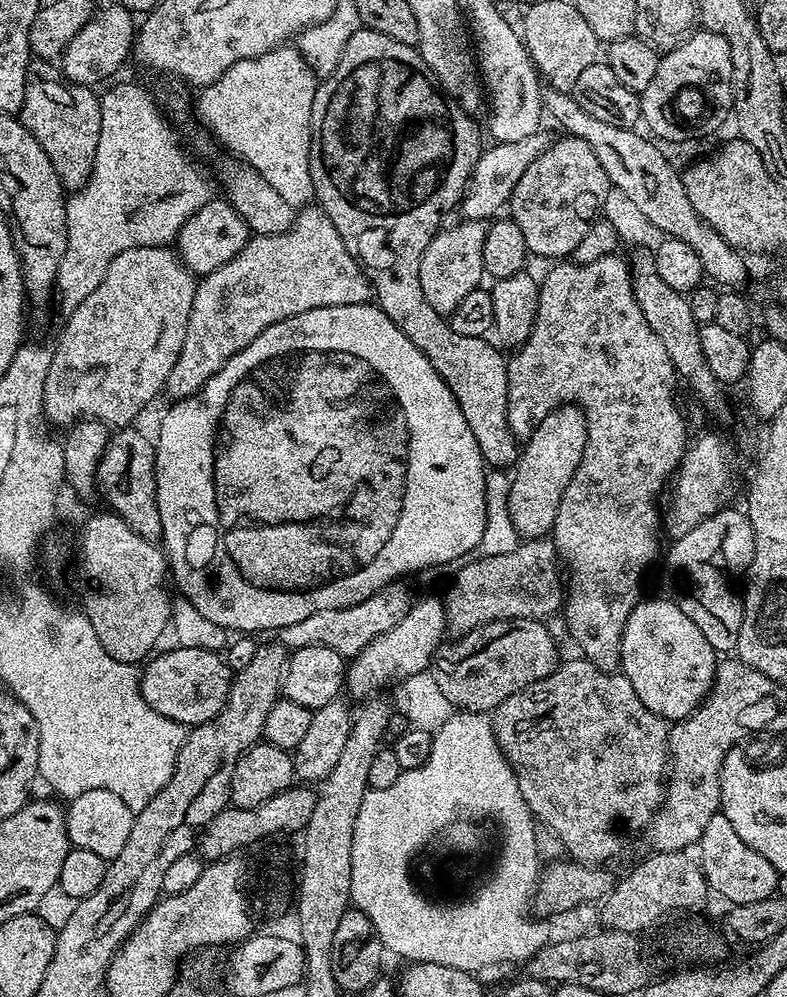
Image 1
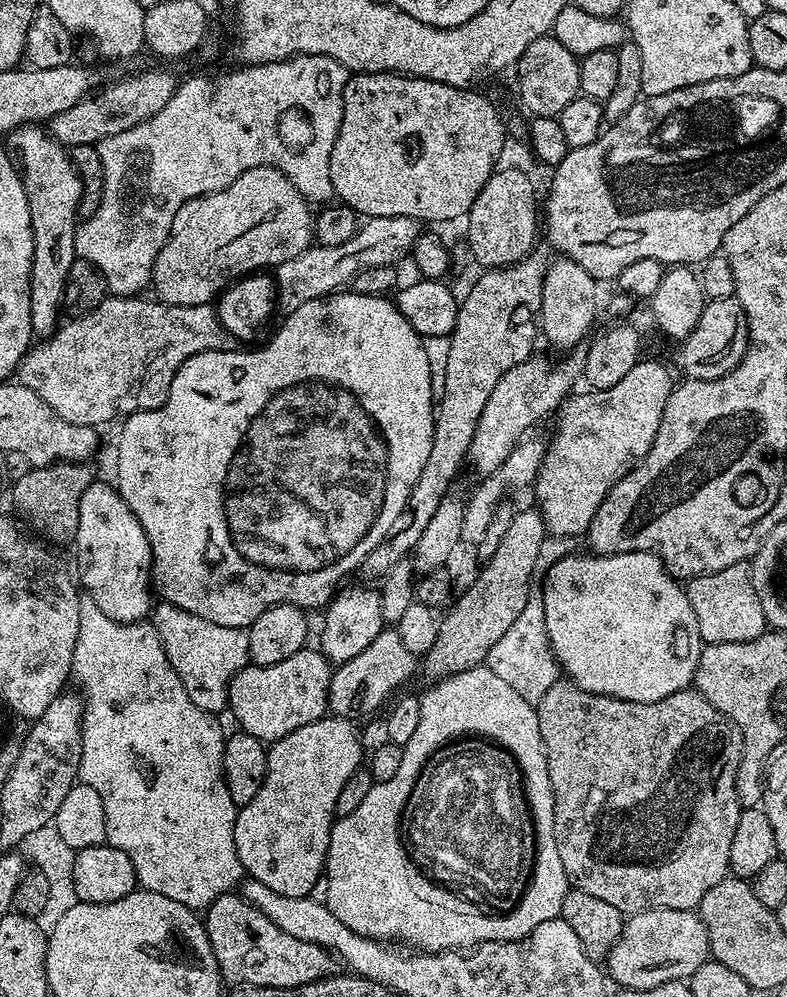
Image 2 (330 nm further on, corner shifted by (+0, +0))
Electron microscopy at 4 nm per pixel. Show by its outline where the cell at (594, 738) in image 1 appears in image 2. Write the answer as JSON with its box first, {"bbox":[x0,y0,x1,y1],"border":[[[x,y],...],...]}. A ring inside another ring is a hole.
{"bbox":[534,678,744,914],"border":[[[561,678],[550,686],[550,690],[546,690],[546,694],[542,694],[534,707],[546,750],[546,766],[550,766],[550,786],[554,786],[554,838],[558,842],[558,854],[562,857],[569,885],[586,894],[594,894],[594,898],[602,898],[602,902],[610,902],[614,910],[625,914],[650,908],[699,909],[702,898],[730,872],[730,842],[742,811],[736,789],[738,762],[742,762],[744,745],[742,730],[738,730],[736,723],[723,716],[705,696],[691,687],[683,688],[681,692],[670,694],[670,698],[662,698],[658,702],[626,702],[613,696],[587,692],[573,680]]]}

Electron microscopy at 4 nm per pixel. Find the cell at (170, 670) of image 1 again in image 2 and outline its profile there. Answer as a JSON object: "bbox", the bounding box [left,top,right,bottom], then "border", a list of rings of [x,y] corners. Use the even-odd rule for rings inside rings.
{"bbox":[228,646,334,742],"border":[[[305,646],[298,654],[274,662],[274,666],[249,663],[228,687],[228,708],[237,720],[239,731],[265,742],[281,740],[286,734],[298,730],[328,712],[328,691],[334,668],[319,650]]]}

